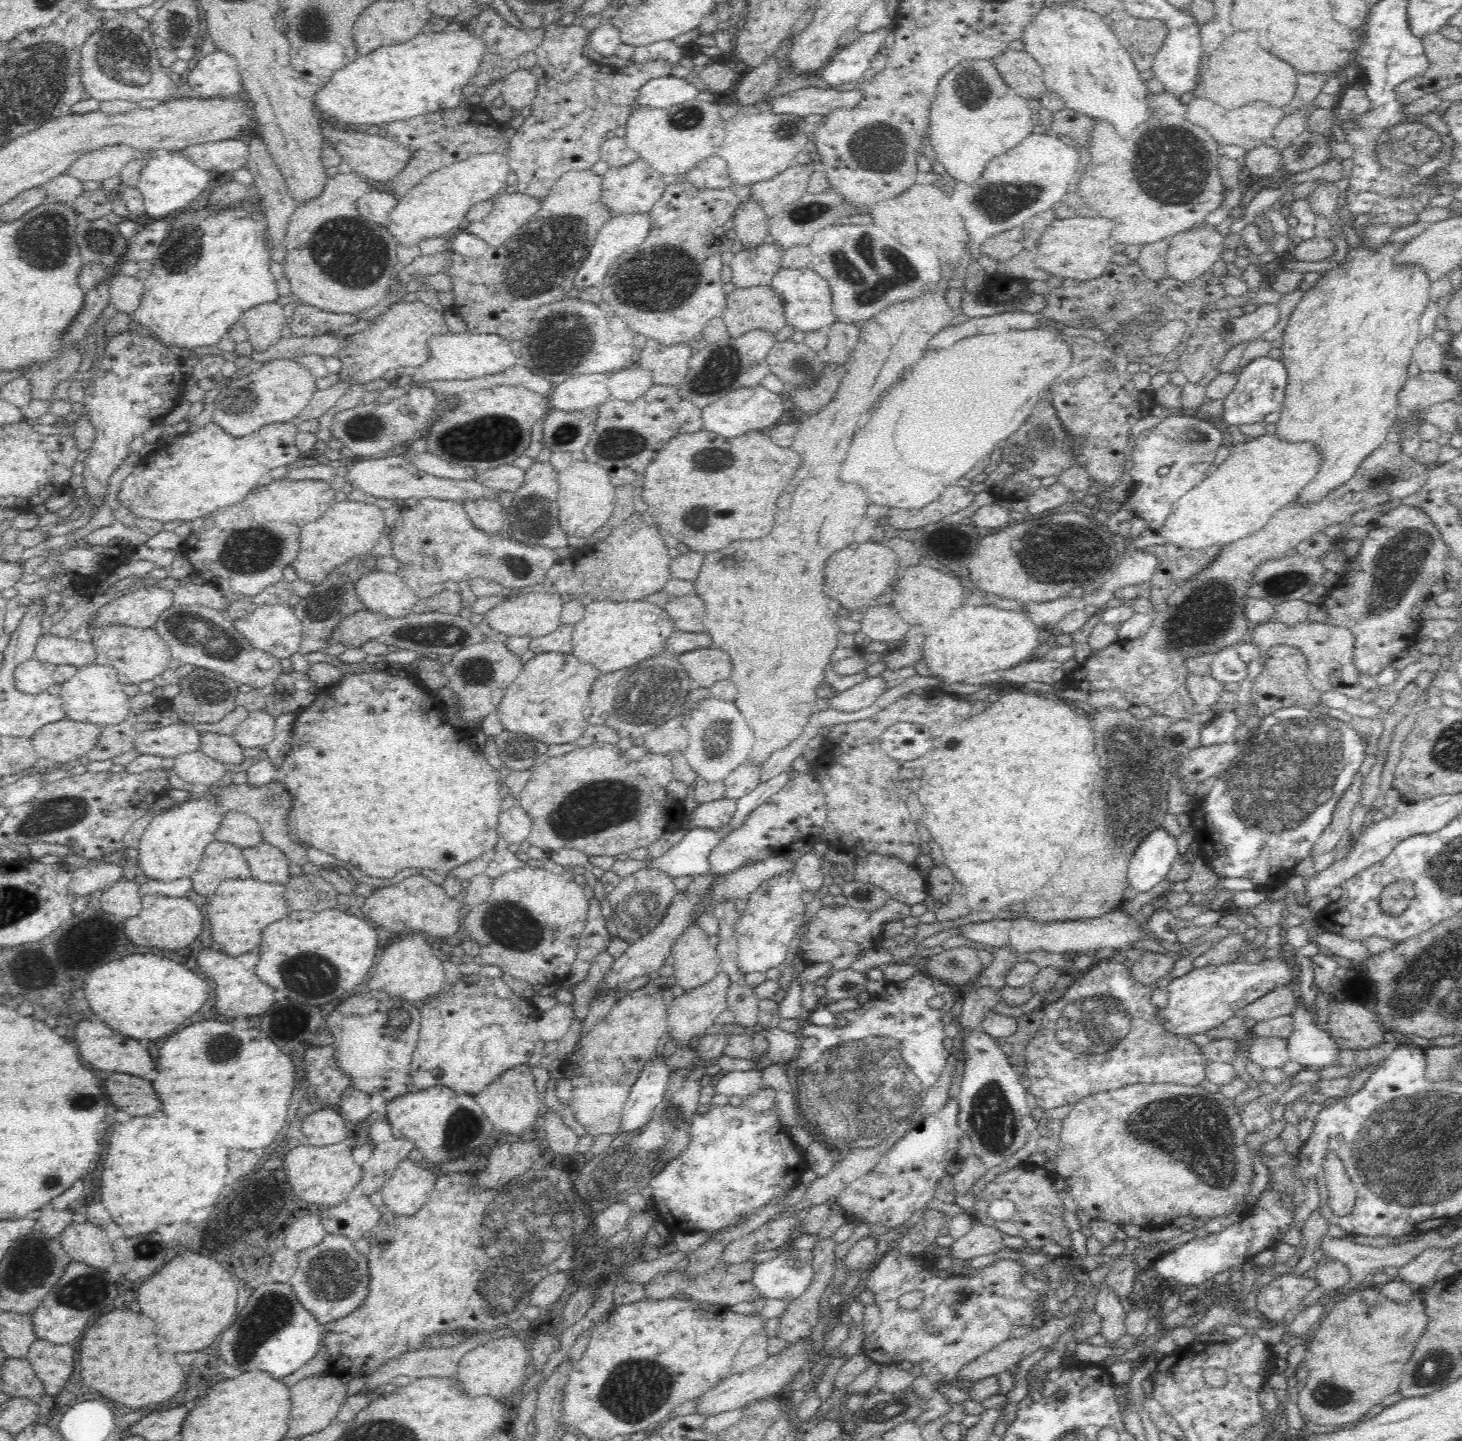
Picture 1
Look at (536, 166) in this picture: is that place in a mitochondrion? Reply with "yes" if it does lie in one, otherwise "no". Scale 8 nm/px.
no

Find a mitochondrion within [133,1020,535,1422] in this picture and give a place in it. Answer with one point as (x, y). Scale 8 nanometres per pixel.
(272, 1316)

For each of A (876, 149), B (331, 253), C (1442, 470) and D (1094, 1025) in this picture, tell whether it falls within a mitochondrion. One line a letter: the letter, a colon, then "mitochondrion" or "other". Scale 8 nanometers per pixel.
A: mitochondrion
B: mitochondrion
C: other
D: mitochondrion

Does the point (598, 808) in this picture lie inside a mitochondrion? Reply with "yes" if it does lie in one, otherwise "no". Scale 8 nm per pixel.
yes

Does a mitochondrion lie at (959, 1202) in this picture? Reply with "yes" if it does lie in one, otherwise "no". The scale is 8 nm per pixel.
no

